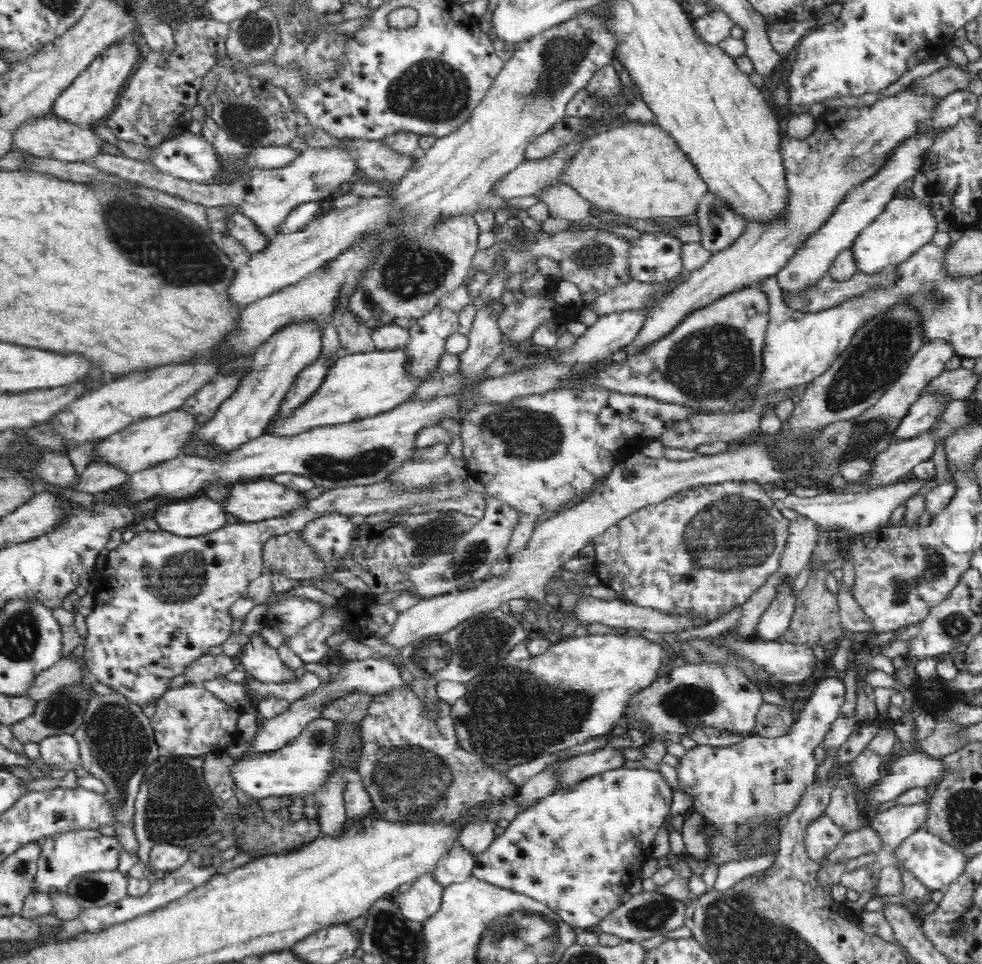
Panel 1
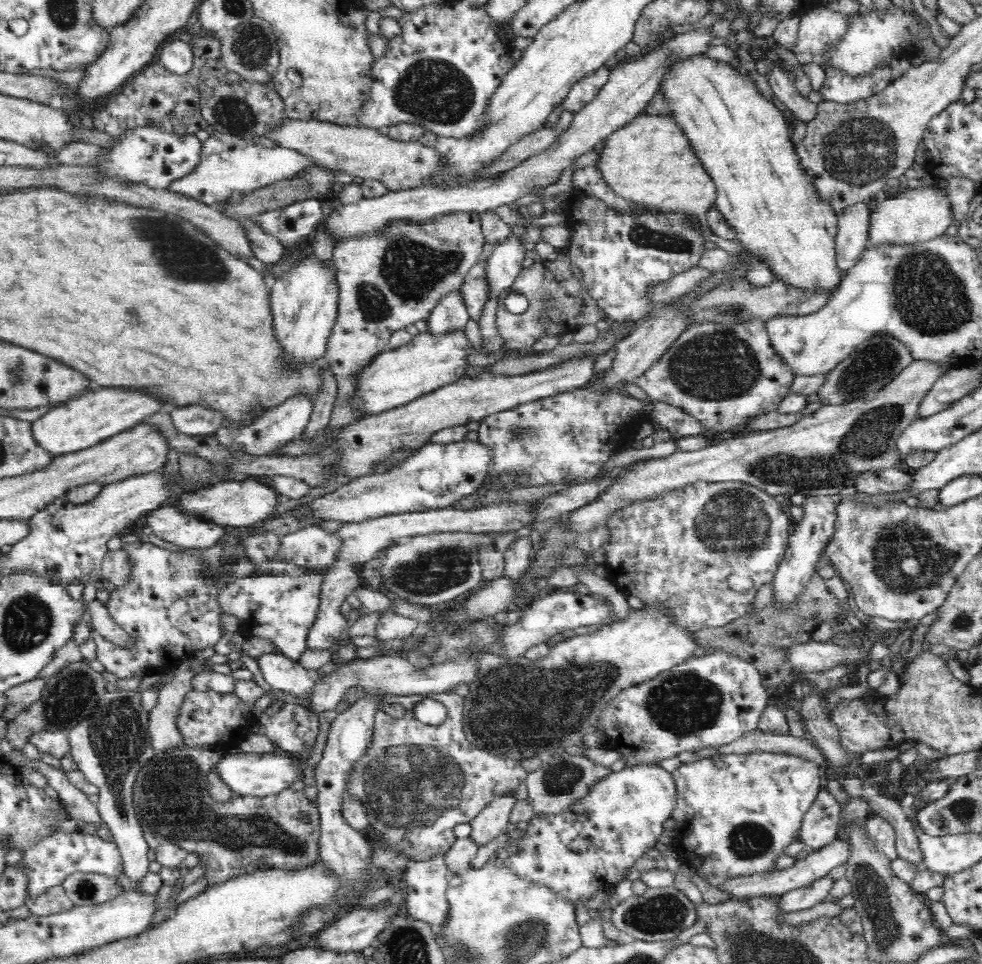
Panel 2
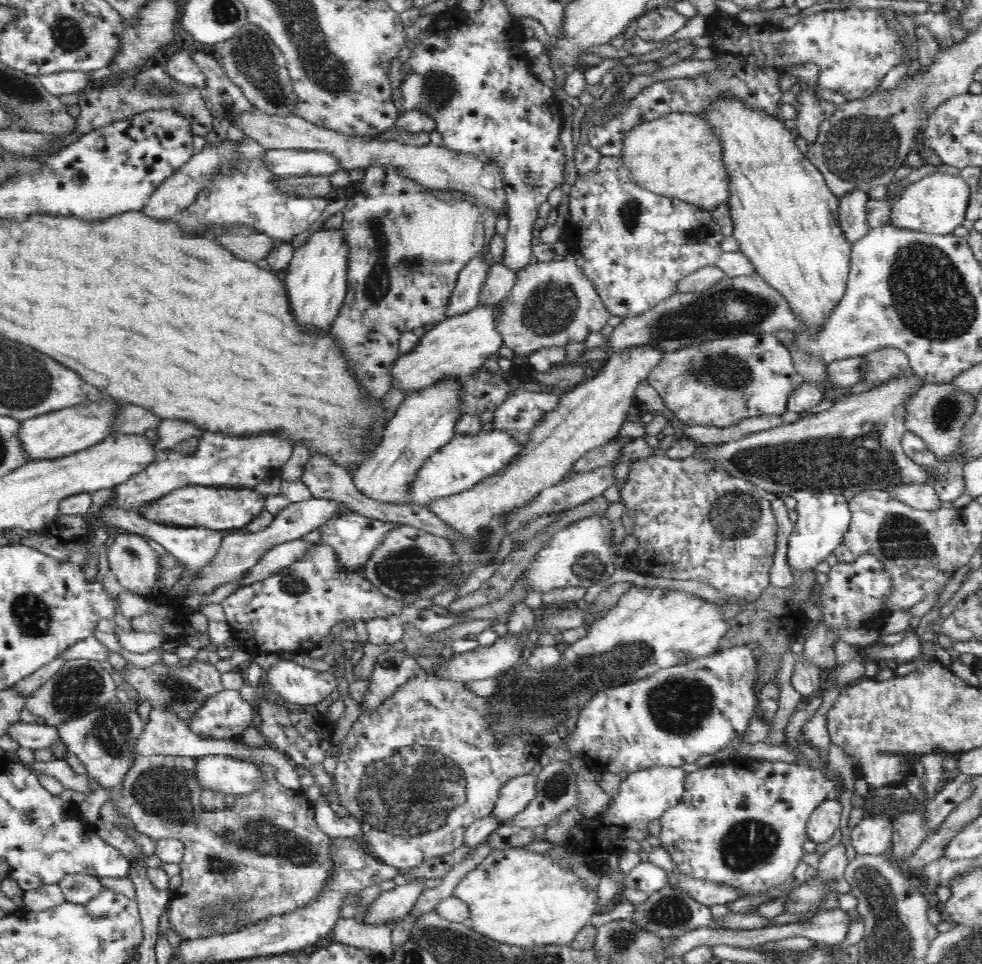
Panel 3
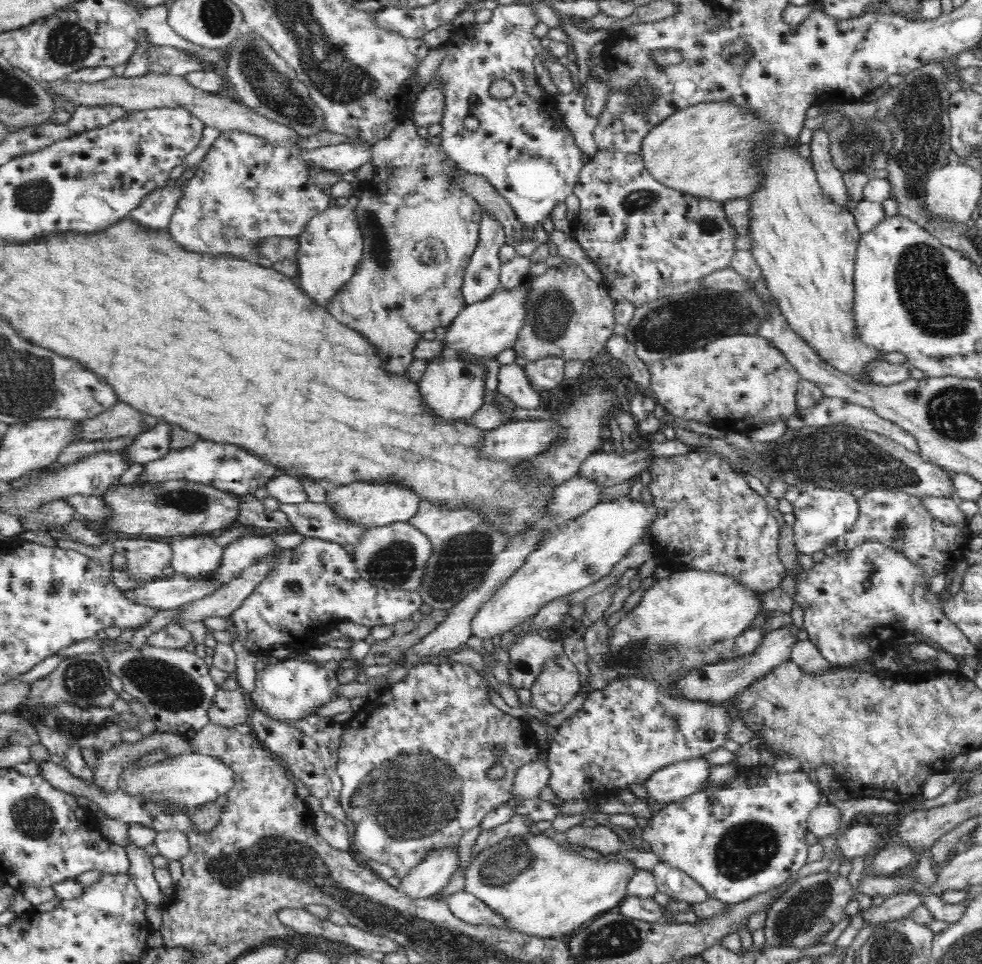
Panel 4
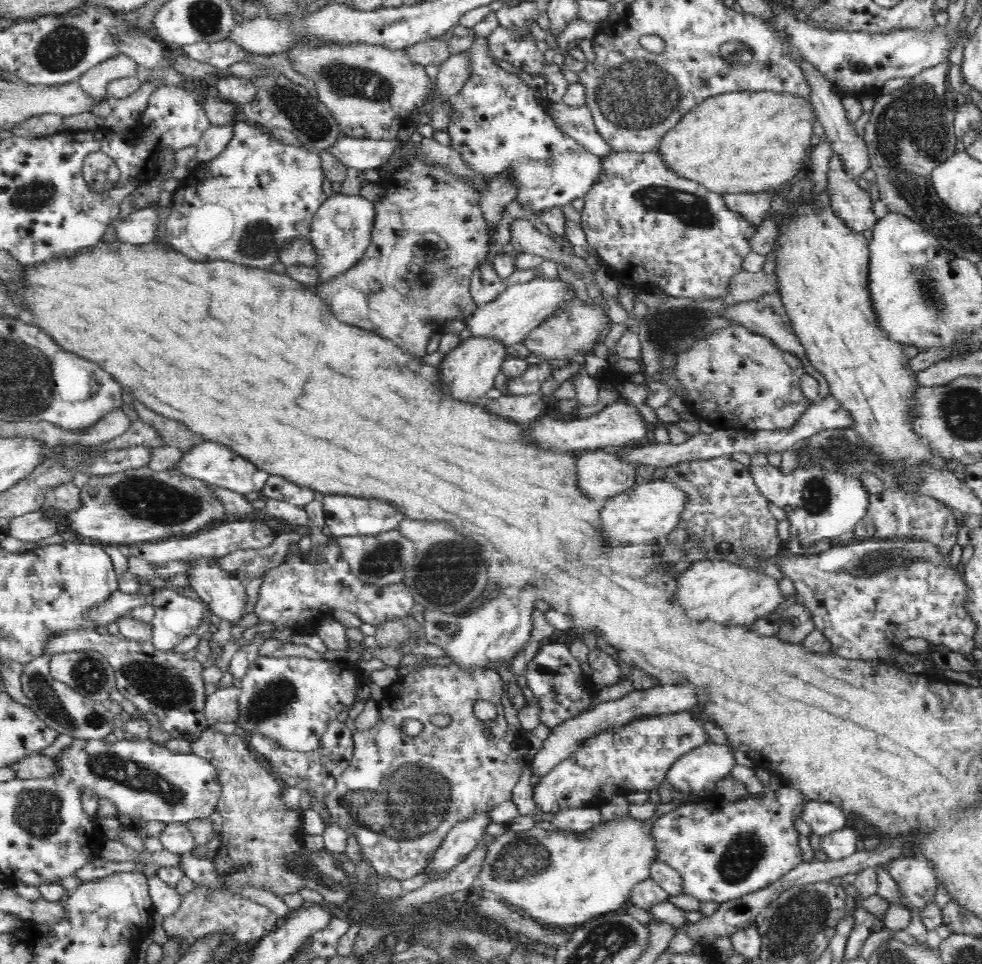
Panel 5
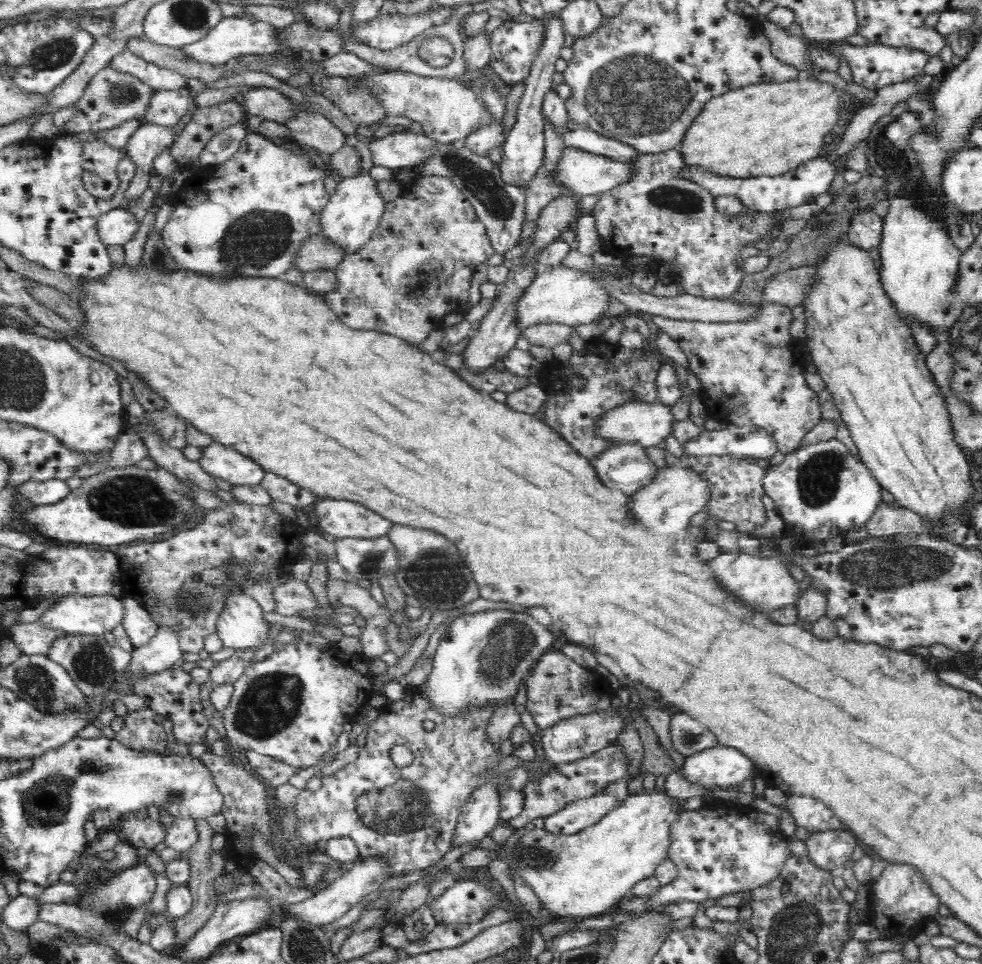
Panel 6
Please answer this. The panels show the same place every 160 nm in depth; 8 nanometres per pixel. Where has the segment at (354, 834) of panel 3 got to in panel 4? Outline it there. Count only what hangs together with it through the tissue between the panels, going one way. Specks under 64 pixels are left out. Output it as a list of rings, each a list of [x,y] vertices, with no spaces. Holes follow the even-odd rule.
[[[311,795],[304,799],[308,811],[314,814],[312,822],[316,827],[316,832],[328,842],[330,847],[340,851],[350,851],[352,848],[349,840],[348,830],[344,823],[334,820],[330,815],[322,811],[320,801]]]

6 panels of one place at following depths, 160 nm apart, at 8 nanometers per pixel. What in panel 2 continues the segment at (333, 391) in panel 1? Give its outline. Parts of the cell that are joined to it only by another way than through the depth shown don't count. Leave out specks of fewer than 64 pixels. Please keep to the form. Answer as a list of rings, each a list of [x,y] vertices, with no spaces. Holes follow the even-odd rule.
[[[454,330],[448,334],[425,331],[414,336],[410,343],[382,352],[368,369],[359,375],[358,395],[354,405],[375,415],[398,406],[404,406],[425,394],[454,384],[469,370],[468,350],[472,344],[466,330]]]

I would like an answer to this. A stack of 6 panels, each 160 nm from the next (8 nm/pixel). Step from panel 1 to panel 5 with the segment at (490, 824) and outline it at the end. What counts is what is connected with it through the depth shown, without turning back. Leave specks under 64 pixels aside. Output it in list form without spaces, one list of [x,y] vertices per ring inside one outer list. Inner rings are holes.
[[[656,686],[649,689],[634,689],[618,700],[602,702],[575,717],[570,717],[561,722],[556,728],[551,729],[548,738],[543,742],[543,747],[535,754],[530,762],[532,775],[542,777],[549,774],[560,762],[574,756],[578,750],[582,750],[588,740],[594,736],[600,736],[608,730],[628,726],[634,720],[642,720],[644,716],[660,716],[660,714],[676,714],[692,709],[696,704],[696,698],[690,694],[690,690],[680,686]]]

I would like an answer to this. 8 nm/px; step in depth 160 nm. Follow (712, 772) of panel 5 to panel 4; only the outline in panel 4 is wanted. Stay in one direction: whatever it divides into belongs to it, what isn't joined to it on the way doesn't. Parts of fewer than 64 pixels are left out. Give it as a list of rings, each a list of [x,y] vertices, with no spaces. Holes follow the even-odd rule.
[[[704,756],[687,758],[686,760],[675,762],[674,764],[665,766],[658,770],[645,783],[644,788],[648,793],[647,803],[653,802],[657,804],[664,803],[666,806],[674,802],[681,801],[683,798],[701,792],[703,786],[708,782],[710,772],[712,772],[712,764],[708,762],[708,758]]]

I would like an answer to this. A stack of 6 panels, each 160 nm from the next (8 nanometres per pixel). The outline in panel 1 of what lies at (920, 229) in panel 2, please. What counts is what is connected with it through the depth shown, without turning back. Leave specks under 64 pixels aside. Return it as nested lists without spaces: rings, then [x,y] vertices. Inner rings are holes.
[[[892,197],[884,206],[882,214],[874,218],[864,230],[858,233],[854,244],[854,257],[858,270],[873,275],[890,265],[906,260],[911,254],[922,248],[922,245],[932,242],[938,232],[938,217],[934,215],[932,205],[926,199]]]

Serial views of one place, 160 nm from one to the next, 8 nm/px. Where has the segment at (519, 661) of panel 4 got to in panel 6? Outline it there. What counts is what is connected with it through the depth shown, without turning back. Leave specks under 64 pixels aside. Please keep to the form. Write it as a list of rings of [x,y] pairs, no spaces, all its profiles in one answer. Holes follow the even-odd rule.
[[[549,650],[534,665],[526,678],[526,706],[538,728],[544,730],[561,720],[580,714],[601,713],[615,706],[616,682],[602,677],[592,668],[580,666],[562,651]]]

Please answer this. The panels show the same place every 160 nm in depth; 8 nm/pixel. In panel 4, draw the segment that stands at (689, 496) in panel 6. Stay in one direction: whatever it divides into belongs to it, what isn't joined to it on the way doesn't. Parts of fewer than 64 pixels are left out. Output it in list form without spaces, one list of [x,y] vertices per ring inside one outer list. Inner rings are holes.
[[[628,495],[599,502],[578,516],[570,530],[527,556],[526,562],[494,594],[492,600],[482,604],[472,619],[471,635],[482,641],[500,638],[516,630],[526,620],[531,620],[544,604],[608,576],[614,564],[620,562],[634,546],[644,542],[644,534],[650,532],[660,517],[661,510],[654,503],[646,504],[644,500]]]

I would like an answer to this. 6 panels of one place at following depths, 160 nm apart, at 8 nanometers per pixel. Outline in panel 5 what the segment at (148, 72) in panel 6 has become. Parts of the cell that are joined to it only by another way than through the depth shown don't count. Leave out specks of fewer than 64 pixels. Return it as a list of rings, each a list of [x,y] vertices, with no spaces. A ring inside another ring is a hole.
[[[119,53],[100,62],[77,80],[88,99],[105,101],[107,99],[106,85],[108,82],[117,78],[138,77],[138,68],[143,70],[142,66],[132,57]]]

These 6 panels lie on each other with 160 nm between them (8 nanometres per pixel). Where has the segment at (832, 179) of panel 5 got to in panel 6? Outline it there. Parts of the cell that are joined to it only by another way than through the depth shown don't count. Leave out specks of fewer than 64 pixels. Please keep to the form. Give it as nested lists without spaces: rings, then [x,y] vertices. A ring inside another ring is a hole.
[[[862,210],[854,216],[850,232],[848,232],[849,243],[860,250],[874,252],[880,249],[882,242],[883,218],[873,210]]]

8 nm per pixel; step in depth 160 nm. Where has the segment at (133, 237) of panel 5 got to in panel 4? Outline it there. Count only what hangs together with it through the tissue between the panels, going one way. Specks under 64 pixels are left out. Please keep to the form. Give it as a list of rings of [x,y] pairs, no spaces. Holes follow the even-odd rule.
[[[175,179],[162,188],[149,192],[142,202],[129,212],[129,219],[146,231],[168,228],[172,213],[181,197],[181,186]]]

